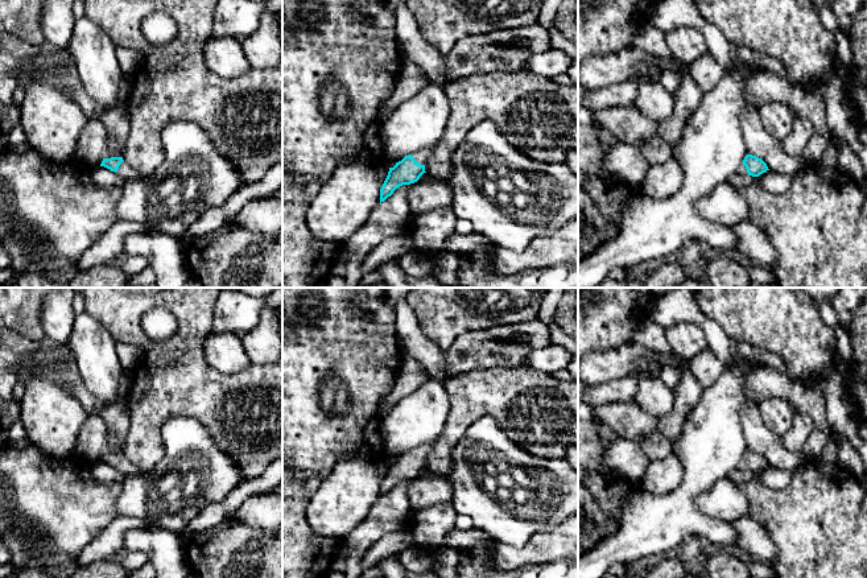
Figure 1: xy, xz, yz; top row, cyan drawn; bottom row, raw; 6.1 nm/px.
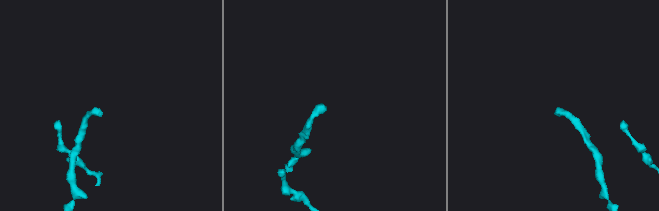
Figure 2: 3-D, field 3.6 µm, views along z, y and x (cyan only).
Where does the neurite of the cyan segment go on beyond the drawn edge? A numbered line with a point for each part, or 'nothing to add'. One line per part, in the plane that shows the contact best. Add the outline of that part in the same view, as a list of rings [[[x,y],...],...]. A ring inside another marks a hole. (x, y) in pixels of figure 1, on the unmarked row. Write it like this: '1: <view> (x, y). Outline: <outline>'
1: xz (421, 451). Outline: [[[430,442],[430,443],[425,443],[425,445],[421,445],[418,447],[414,447],[412,449],[413,454],[420,458],[421,461],[426,461],[430,450],[432,450],[432,446],[434,445],[435,442]]]

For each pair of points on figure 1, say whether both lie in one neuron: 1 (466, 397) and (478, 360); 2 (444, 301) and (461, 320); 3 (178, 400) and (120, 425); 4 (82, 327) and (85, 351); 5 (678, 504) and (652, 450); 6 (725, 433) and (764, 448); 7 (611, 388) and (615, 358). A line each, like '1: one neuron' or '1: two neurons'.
1: two neurons
2: one neuron
3: two neurons
4: one neuron
5: two neurons
6: two neurons
7: two neurons

